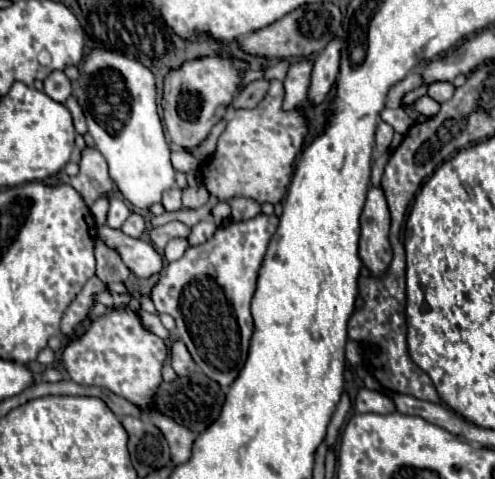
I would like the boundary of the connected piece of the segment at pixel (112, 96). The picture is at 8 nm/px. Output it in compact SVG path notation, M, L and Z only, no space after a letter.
M91 50L81 64L79 78L73 80L73 94L83 108L89 134L93 136L97 150L105 156L109 164L109 174L123 198L137 208L149 208L151 204L161 202L161 194L175 186L175 170L169 160L171 150L165 140L163 124L157 112L155 74L147 70L147 66L135 62L133 58L127 58L125 54L115 54L113 50Z

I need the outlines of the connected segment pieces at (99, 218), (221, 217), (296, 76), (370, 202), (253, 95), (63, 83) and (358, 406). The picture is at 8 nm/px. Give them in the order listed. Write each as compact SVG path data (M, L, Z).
M99 198L99 200L91 206L91 212L93 212L93 216L95 216L97 226L103 226L103 224L105 224L105 218L107 218L107 208L109 208L107 198Z
M217 202L217 204L211 208L211 216L213 216L213 220L215 220L217 226L225 224L225 222L231 218L231 208L229 208L229 204L227 204L227 202Z
M301 60L291 64L283 86L285 86L285 98L283 98L283 110L295 110L305 102L307 96L307 88L309 88L309 76L311 76L311 62Z
M377 186L369 188L367 202L361 214L361 240L359 256L373 276L381 276L391 264L391 244L389 244L389 208L383 190Z
M255 80L255 82L251 82L251 84L233 100L233 108L255 108L255 106L263 100L263 96L265 96L265 92L267 92L267 86L269 86L267 80Z
M51 72L45 78L45 94L55 102L65 102L71 96L71 82L63 72Z
M359 390L357 398L355 398L355 410L357 412L377 412L377 414L389 414L395 410L391 398L379 394L379 392L373 392L373 390Z

